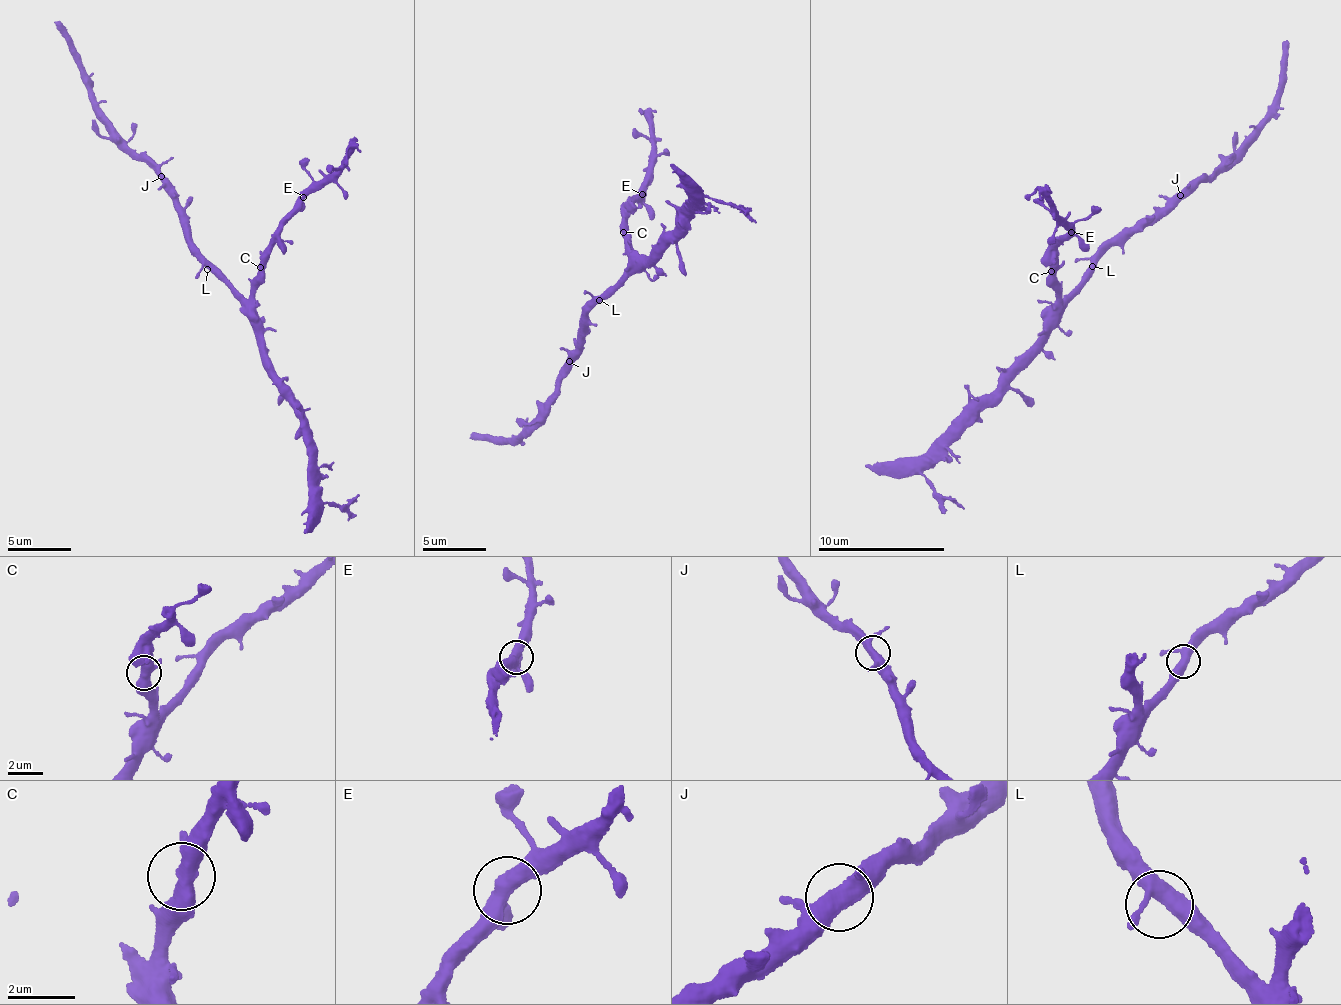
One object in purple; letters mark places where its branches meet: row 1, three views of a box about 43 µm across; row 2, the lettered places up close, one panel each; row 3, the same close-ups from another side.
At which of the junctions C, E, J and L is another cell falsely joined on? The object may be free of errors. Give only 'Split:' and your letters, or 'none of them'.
Split: none of them

